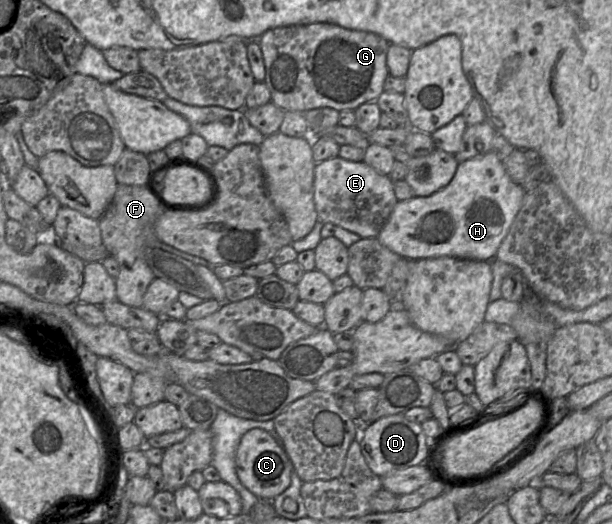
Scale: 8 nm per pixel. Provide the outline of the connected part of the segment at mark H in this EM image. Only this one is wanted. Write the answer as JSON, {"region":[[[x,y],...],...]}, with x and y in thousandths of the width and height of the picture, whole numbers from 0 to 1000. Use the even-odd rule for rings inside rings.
{"region":[[[797,288],[752,309],[737,347],[703,374],[650,384],[616,454],[624,468],[667,494],[734,489],[802,498],[848,405],[856,374],[856,361],[832,338],[822,307]]]}

